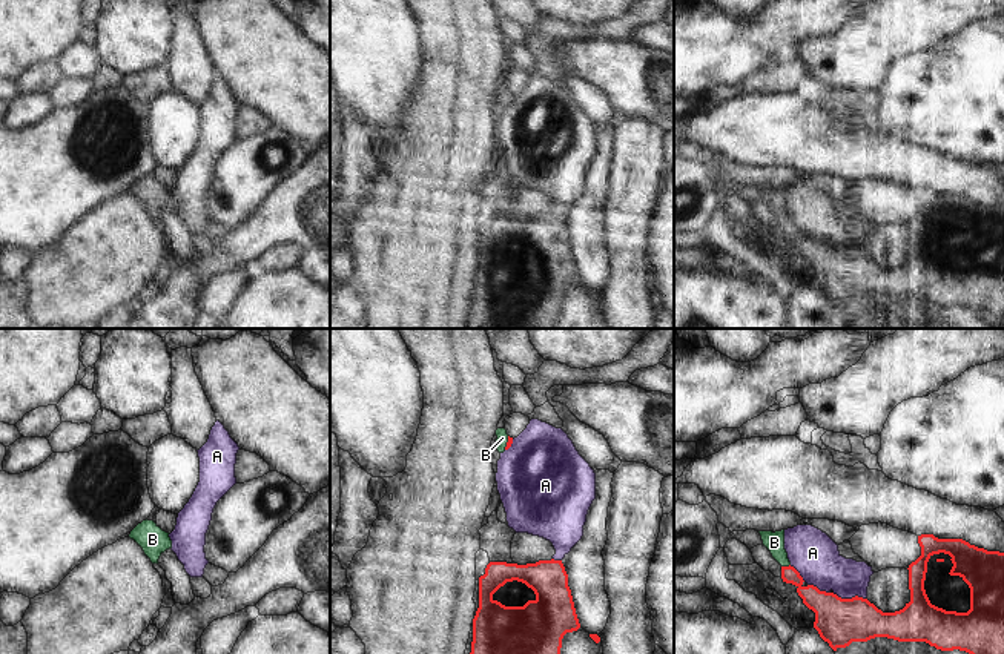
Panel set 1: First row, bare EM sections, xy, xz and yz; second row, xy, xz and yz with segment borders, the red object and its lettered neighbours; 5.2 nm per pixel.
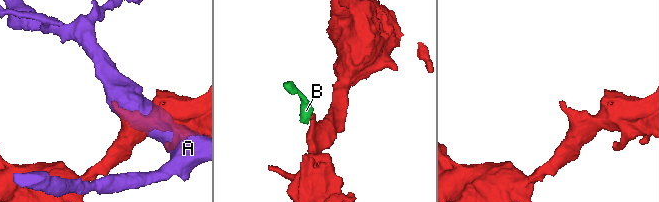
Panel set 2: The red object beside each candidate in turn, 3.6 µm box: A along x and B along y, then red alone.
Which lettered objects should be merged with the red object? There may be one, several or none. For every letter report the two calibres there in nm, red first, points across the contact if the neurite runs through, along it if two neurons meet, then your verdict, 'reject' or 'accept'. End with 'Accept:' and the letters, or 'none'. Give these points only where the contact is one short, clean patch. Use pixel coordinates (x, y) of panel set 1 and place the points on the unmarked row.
A: 240 nm thick on the red side, 240 nm on the other; reject
B: 120 nm thick on the red side, 100 nm on the other; runs through yz (817, 257), (799, 241), (785, 223), (774, 198); accept
Accept: B

